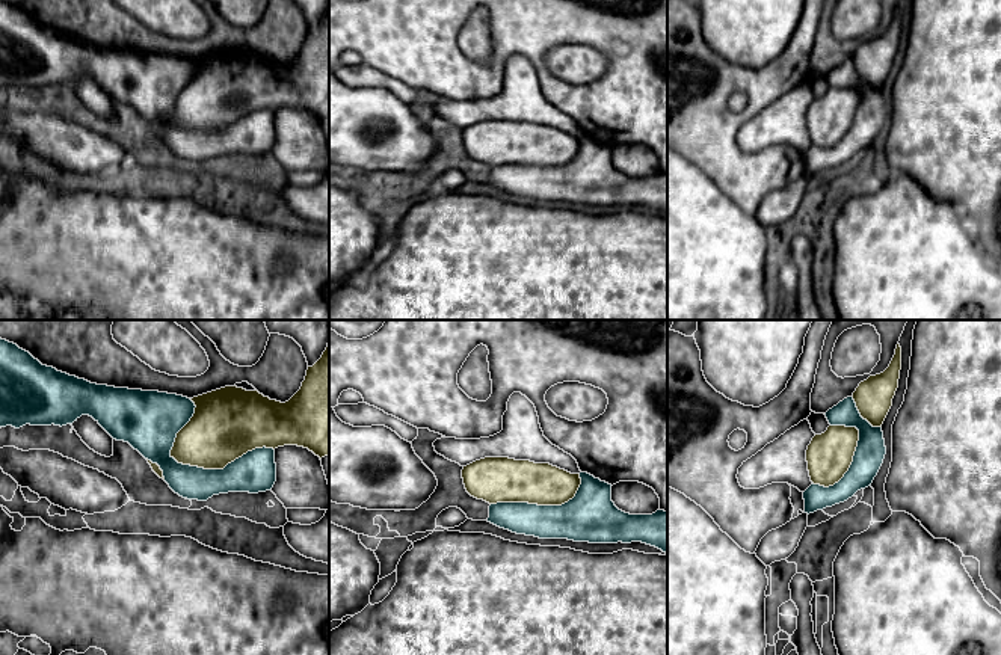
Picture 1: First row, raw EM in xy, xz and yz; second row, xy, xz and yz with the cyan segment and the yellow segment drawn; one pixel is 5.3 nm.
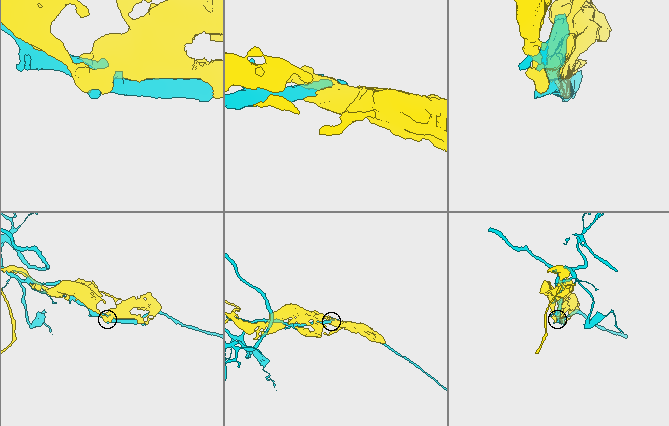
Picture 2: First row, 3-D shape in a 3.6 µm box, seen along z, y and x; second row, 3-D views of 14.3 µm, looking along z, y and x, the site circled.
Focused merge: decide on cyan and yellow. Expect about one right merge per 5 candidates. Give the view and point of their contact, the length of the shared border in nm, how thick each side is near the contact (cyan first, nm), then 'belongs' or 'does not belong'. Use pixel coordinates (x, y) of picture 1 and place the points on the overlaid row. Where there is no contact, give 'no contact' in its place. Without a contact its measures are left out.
contact xy (221, 470); length 550 nm; calibres 220 and 360 nm; does not belong

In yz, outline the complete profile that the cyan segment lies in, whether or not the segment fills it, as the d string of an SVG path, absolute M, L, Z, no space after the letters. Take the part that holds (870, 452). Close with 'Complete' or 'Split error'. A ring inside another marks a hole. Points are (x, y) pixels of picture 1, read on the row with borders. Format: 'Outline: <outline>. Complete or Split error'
Outline: M853 397L844 398L824 415L830 426L856 427L859 441L853 462L838 483L829 487L812 483L803 492L808 515L844 503L858 490L871 486L886 454L882 427L873 427L861 417Z. Complete

